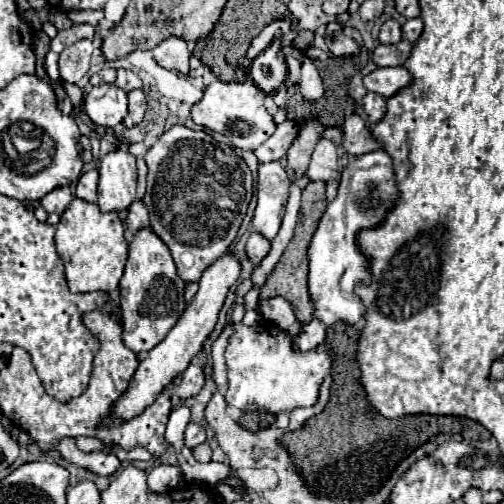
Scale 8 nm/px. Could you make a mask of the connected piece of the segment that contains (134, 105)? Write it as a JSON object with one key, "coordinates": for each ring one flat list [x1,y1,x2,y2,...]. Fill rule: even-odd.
{"coordinates":[[140,89,130,91,128,93,128,105,130,105,130,111,124,117,124,125,126,127,136,127,144,119,144,113,146,113,146,97,144,97,144,91,140,91]]}

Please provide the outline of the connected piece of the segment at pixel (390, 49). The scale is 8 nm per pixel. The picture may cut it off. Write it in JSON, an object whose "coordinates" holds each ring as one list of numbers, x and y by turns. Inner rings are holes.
{"coordinates":[[402,37,402,41,396,45,378,45,376,51,372,53,372,59,378,67,394,67,394,65,404,65,410,53,412,53,412,43]]}

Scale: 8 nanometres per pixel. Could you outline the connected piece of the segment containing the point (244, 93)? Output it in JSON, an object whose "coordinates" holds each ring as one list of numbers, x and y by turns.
{"coordinates":[[214,81,212,85,206,87,202,101,192,107,192,121,210,131,222,133,224,137,230,139,234,147,244,151,258,149,276,131,272,115,268,115,264,107,264,93,254,83]]}

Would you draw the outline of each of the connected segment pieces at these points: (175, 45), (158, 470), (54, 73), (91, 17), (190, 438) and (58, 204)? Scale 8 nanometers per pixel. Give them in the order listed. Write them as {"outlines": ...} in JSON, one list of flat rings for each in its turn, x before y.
{"outlines":[[[170,37,162,43,158,43,154,49,154,59,158,61,160,67,164,69,174,69,182,75,188,75,188,59,190,59,190,53,186,49,186,41,182,39,176,39,176,37]],[[158,465,152,467,148,473,148,487,158,493,168,493,178,487,183,479,182,469,179,466]],[[48,51,48,53,46,53,44,67,46,67,46,73,48,73,48,77,52,79,52,83,62,83,60,73,58,73,58,55,56,55,54,51]],[[78,11,78,13,70,13,68,15,72,19,72,23,88,23,88,25,98,25,100,19,104,17,102,11]],[[190,421,190,425,186,427,186,445,192,449,192,447,196,447,196,445,200,445,200,443,204,443,206,441,206,427,202,425,202,423,194,423,194,421]],[[58,187,54,191,50,191,48,195,44,195,40,199,40,205,46,209,46,213,58,213,62,215,66,211,66,207,72,203,72,193,68,187]]]}

